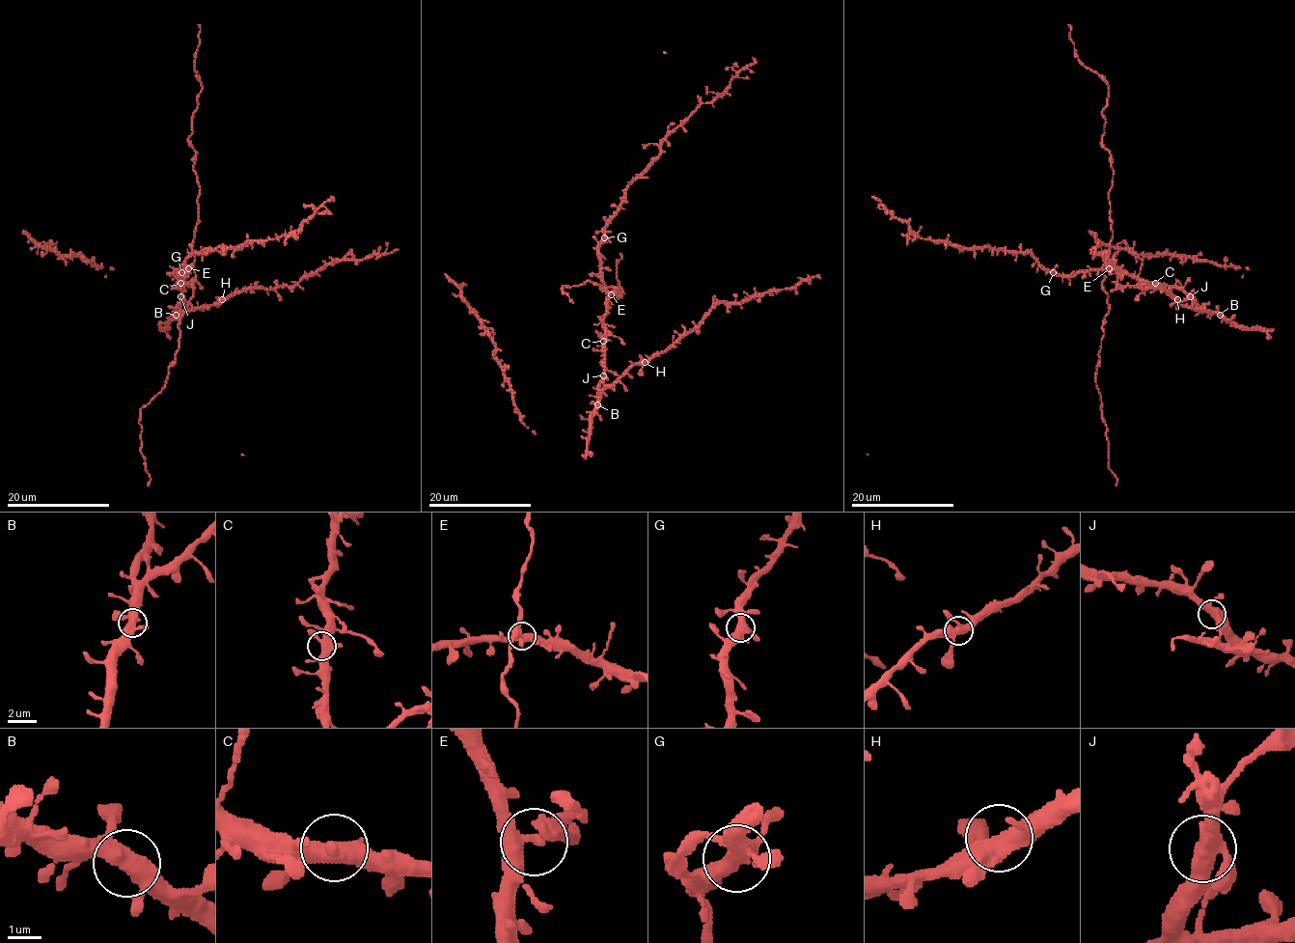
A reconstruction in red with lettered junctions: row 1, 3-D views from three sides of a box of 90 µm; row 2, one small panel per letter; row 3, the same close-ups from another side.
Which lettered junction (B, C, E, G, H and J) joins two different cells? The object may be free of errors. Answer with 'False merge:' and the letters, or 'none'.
False merge: none

